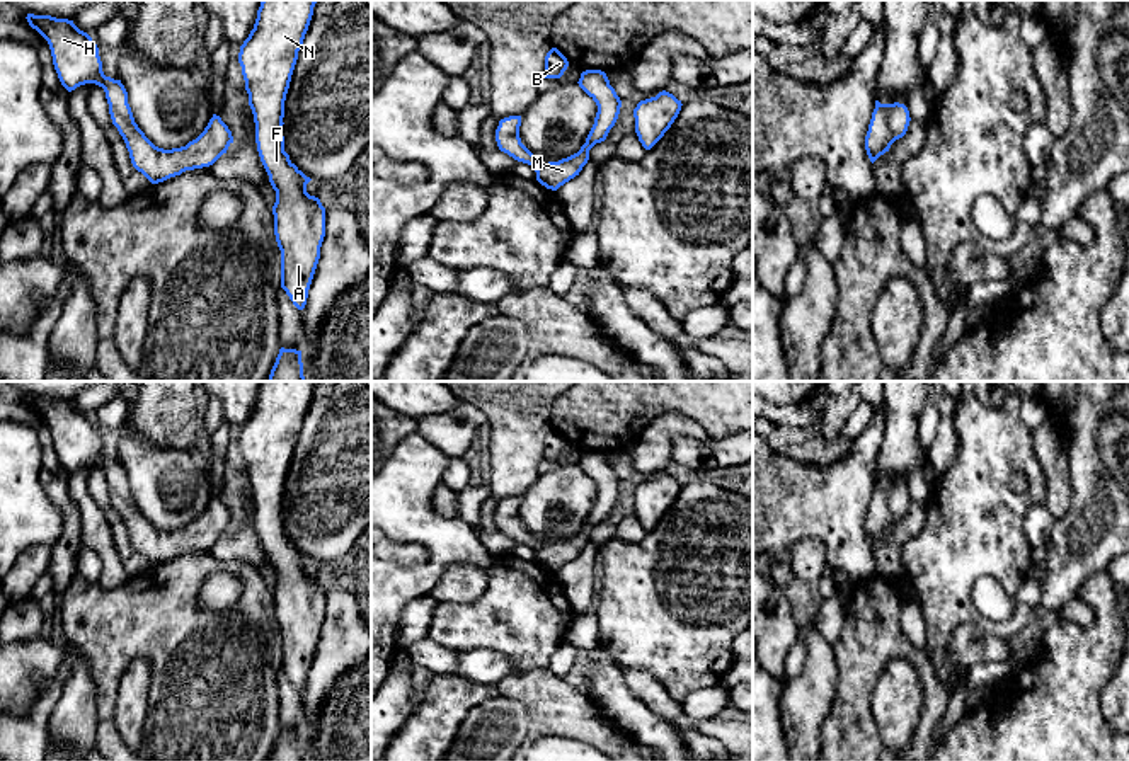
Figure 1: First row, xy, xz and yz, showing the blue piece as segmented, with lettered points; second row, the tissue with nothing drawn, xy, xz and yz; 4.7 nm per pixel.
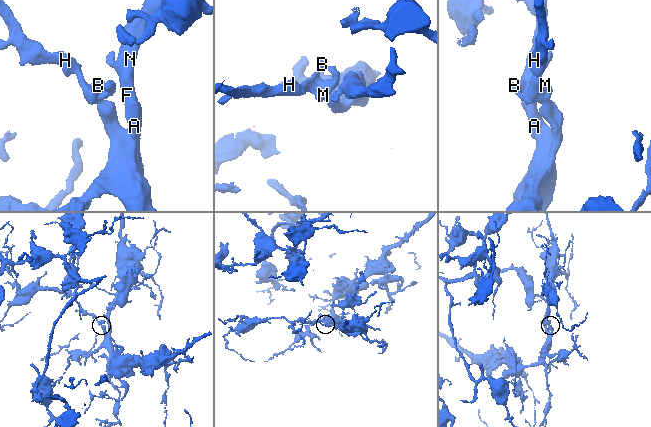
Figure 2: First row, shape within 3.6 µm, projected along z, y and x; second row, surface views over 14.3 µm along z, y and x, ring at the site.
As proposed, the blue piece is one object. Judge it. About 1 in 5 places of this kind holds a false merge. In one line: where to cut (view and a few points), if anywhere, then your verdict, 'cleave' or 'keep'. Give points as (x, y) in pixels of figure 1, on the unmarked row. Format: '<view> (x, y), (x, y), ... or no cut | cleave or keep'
no cut | keep

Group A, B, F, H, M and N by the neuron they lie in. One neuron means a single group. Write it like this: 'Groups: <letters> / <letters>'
Groups: A B F H M N

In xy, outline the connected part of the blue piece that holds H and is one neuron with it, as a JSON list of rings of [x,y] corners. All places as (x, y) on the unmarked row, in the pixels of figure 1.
[[[27,395],[26,400],[48,422],[54,451],[68,473],[85,465],[104,470],[112,506],[126,524],[131,545],[152,565],[186,552],[209,548],[233,524],[228,507],[213,495],[204,512],[186,528],[172,531],[155,528],[135,504],[121,461],[104,456],[99,429],[87,414],[68,400],[34,395]]]

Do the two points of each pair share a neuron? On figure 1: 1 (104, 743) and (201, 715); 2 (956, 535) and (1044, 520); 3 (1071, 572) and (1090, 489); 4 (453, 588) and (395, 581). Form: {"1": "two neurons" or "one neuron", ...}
{"1": "one neuron", "2": "two neurons", "3": "one neuron", "4": "two neurons"}

